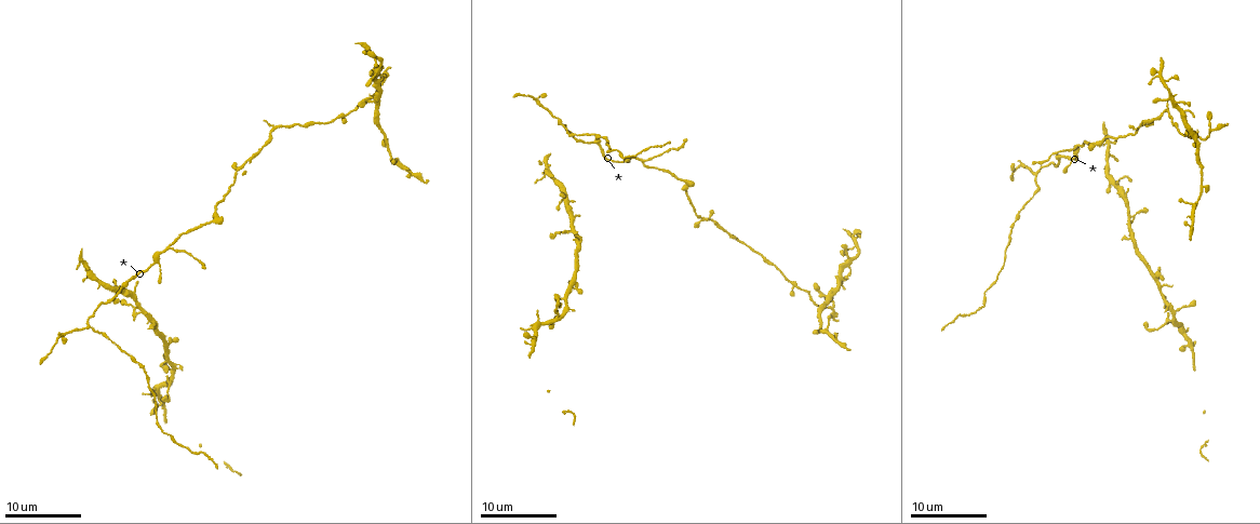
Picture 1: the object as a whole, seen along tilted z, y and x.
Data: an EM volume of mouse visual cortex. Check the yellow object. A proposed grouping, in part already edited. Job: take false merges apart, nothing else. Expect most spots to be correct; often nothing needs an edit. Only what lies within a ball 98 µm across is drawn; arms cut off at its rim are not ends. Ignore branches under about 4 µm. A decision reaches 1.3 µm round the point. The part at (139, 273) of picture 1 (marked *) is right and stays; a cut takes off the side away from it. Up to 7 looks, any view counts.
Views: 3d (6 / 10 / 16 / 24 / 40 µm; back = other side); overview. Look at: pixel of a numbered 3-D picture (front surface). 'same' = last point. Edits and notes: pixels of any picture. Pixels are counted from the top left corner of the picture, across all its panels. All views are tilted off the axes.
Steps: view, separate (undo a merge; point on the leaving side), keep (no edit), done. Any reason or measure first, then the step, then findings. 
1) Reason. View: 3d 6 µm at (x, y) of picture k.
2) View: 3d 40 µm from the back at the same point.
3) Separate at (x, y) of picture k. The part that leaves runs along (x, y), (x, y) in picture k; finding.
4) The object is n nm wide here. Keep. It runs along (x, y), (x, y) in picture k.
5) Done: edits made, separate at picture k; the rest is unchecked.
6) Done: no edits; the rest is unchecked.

Side arm on a straight run. View: 3d 16 µm at (643, 160) of picture 1.

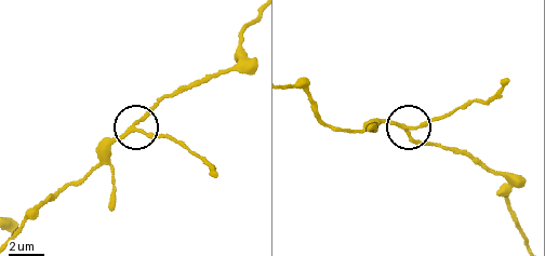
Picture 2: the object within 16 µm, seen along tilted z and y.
The side arm is 8 µm long; 3 arms meet here. Keep. All the same neuron.

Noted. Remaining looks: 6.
Three arms meet. View: 3d 6 µm at (1035, 177) of picture 1.

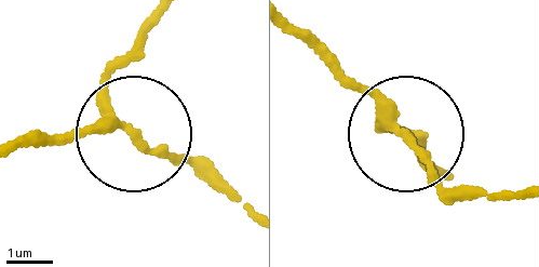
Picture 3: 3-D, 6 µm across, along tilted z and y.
View: 3d 6 µm from the back at (397, 122) of picture 3.

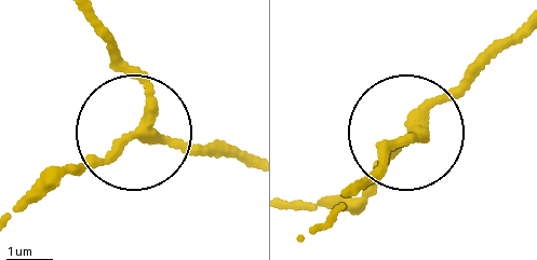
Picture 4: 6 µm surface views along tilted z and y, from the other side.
3 arms meet here. Keep. One neuron here.

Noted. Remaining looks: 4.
Sudden change in width. View: 3d 10 µm at (1164, 111) of picture 1.

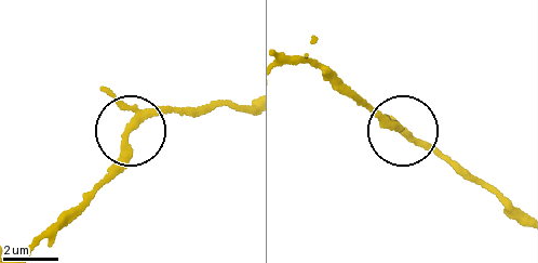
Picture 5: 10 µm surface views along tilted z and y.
Keep. It runs along (286, 55), (452, 163) in picture 5; all the same neuron.

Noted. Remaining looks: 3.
A fork. View: 3d 10 µm at (809, 291) of picture 1.

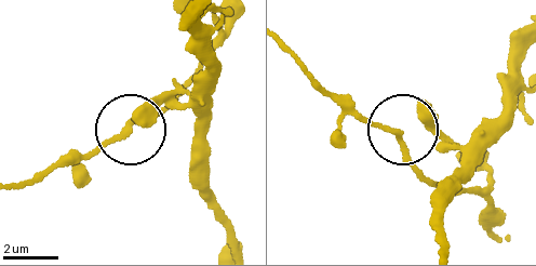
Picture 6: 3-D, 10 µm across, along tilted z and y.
View: 3d 10 µm from the back at (127, 131) of picture 6.

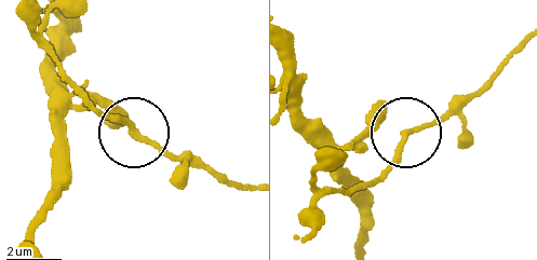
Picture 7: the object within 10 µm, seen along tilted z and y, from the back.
The object is 150 nm wide here. Keep. Continuous, no second neuron.

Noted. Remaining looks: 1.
Done: no edits; the rest is unchecked.

